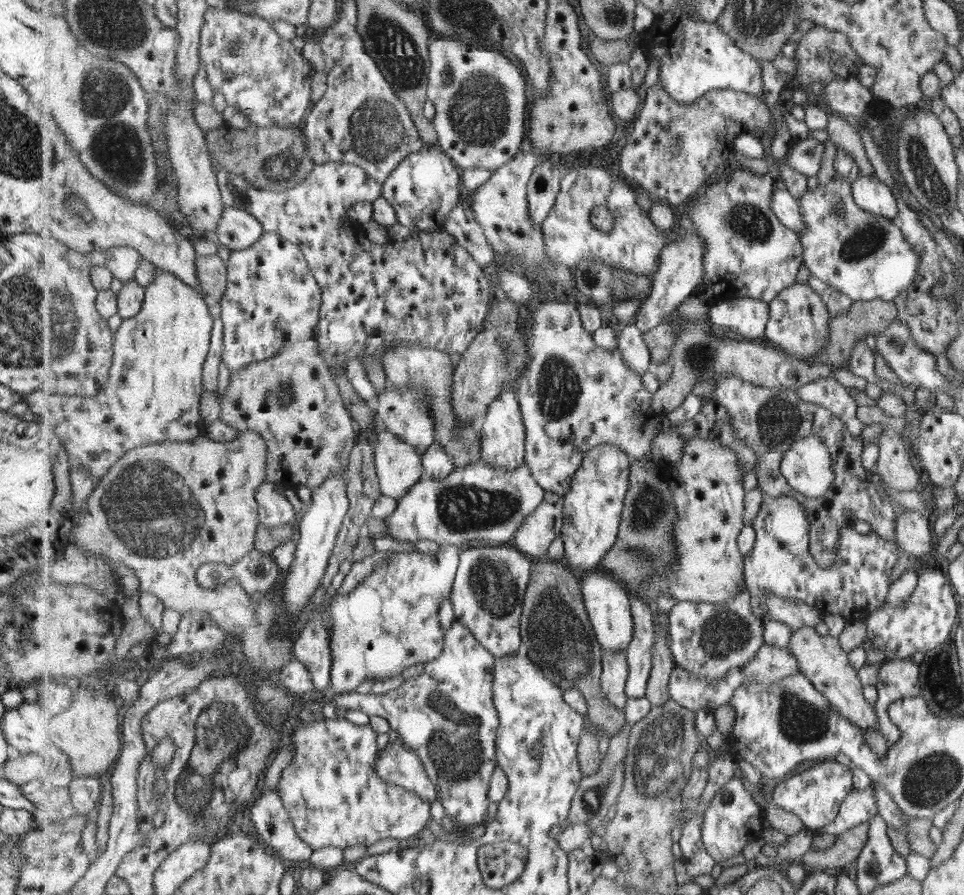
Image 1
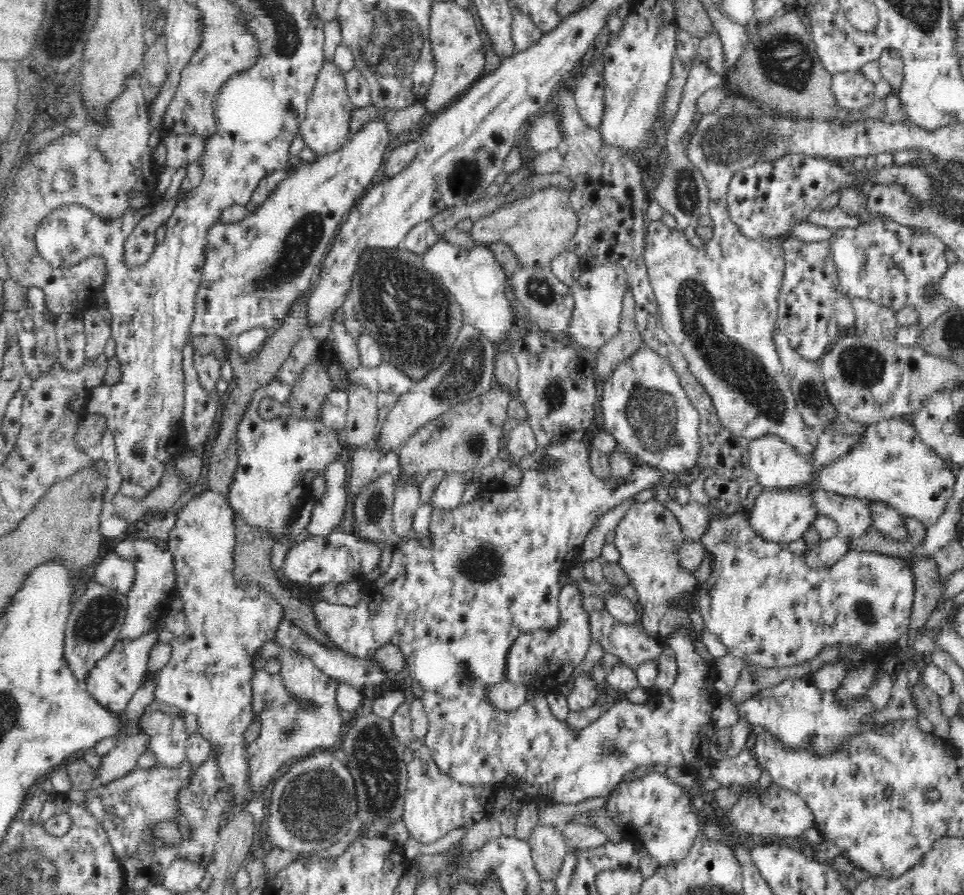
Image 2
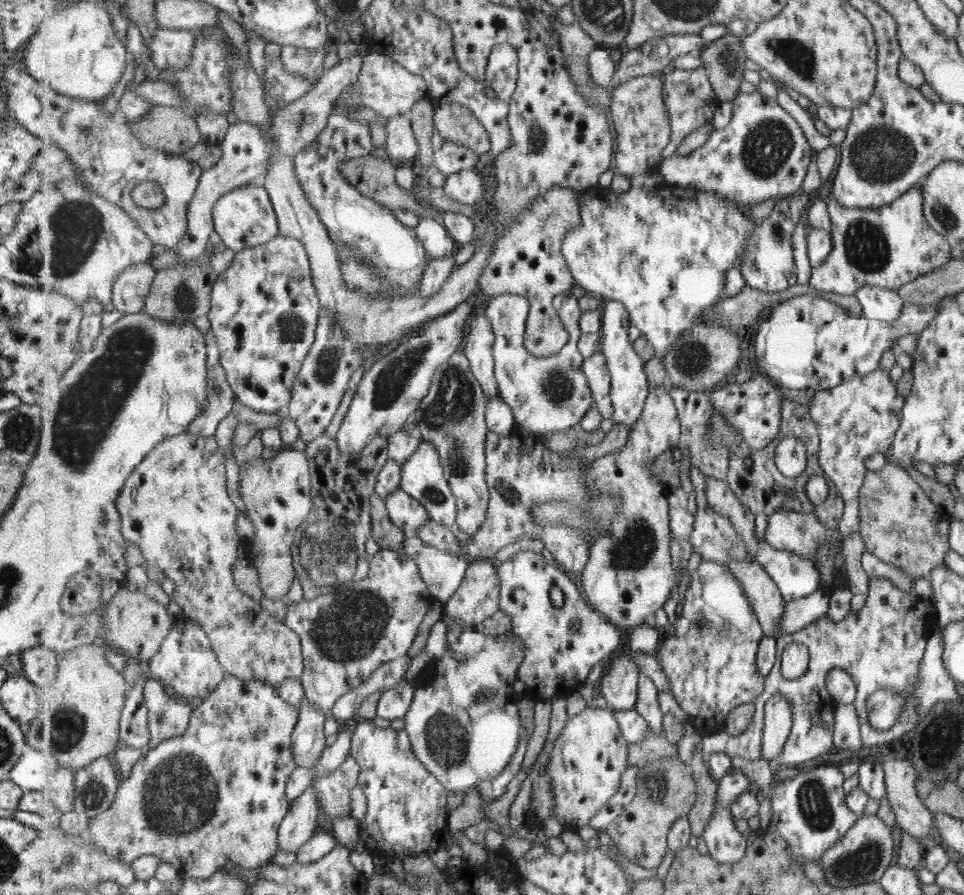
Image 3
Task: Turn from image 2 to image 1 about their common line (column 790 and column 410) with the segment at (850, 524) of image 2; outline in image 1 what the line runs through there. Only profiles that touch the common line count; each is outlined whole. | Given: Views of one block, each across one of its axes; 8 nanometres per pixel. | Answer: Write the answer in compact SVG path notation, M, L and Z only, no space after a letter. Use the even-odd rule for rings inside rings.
M377 414L375 423L373 423L373 433L369 436L369 442L374 447L376 470L380 478L383 496L397 500L404 498L409 490L424 477L424 456L420 455L416 447L405 443L405 440L399 439L397 435L389 431L387 425L384 424L384 420Z

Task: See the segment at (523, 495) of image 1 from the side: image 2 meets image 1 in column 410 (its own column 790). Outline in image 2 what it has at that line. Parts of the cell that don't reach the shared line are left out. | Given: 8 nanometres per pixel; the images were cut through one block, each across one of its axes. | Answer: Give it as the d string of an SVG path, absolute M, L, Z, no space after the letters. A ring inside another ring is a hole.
M812 487L802 489L767 489L756 500L754 509L748 513L750 526L754 532L766 542L792 542L803 538L803 534L811 526L813 518L817 515L812 501L810 501Z

